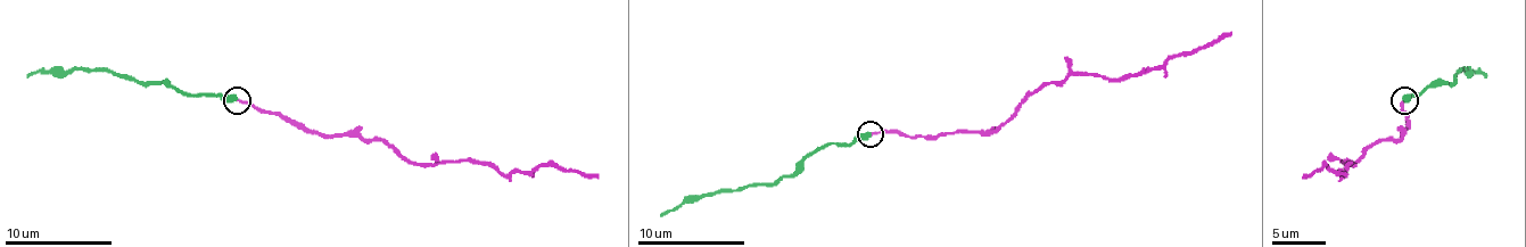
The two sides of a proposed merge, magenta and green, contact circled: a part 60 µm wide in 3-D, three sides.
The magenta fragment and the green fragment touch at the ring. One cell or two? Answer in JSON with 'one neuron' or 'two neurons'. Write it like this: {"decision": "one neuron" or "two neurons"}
{"decision": "two neurons"}

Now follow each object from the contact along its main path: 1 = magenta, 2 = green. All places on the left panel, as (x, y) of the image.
1: (237, 100), (302, 122), (326, 136), (385, 138), (412, 163), (493, 163), (503, 173), (559, 165), (597, 179)
2: (234, 100), (224, 100), (216, 96), (183, 96), (157, 82), (124, 80), (108, 72), (33, 72), (27, 76)

